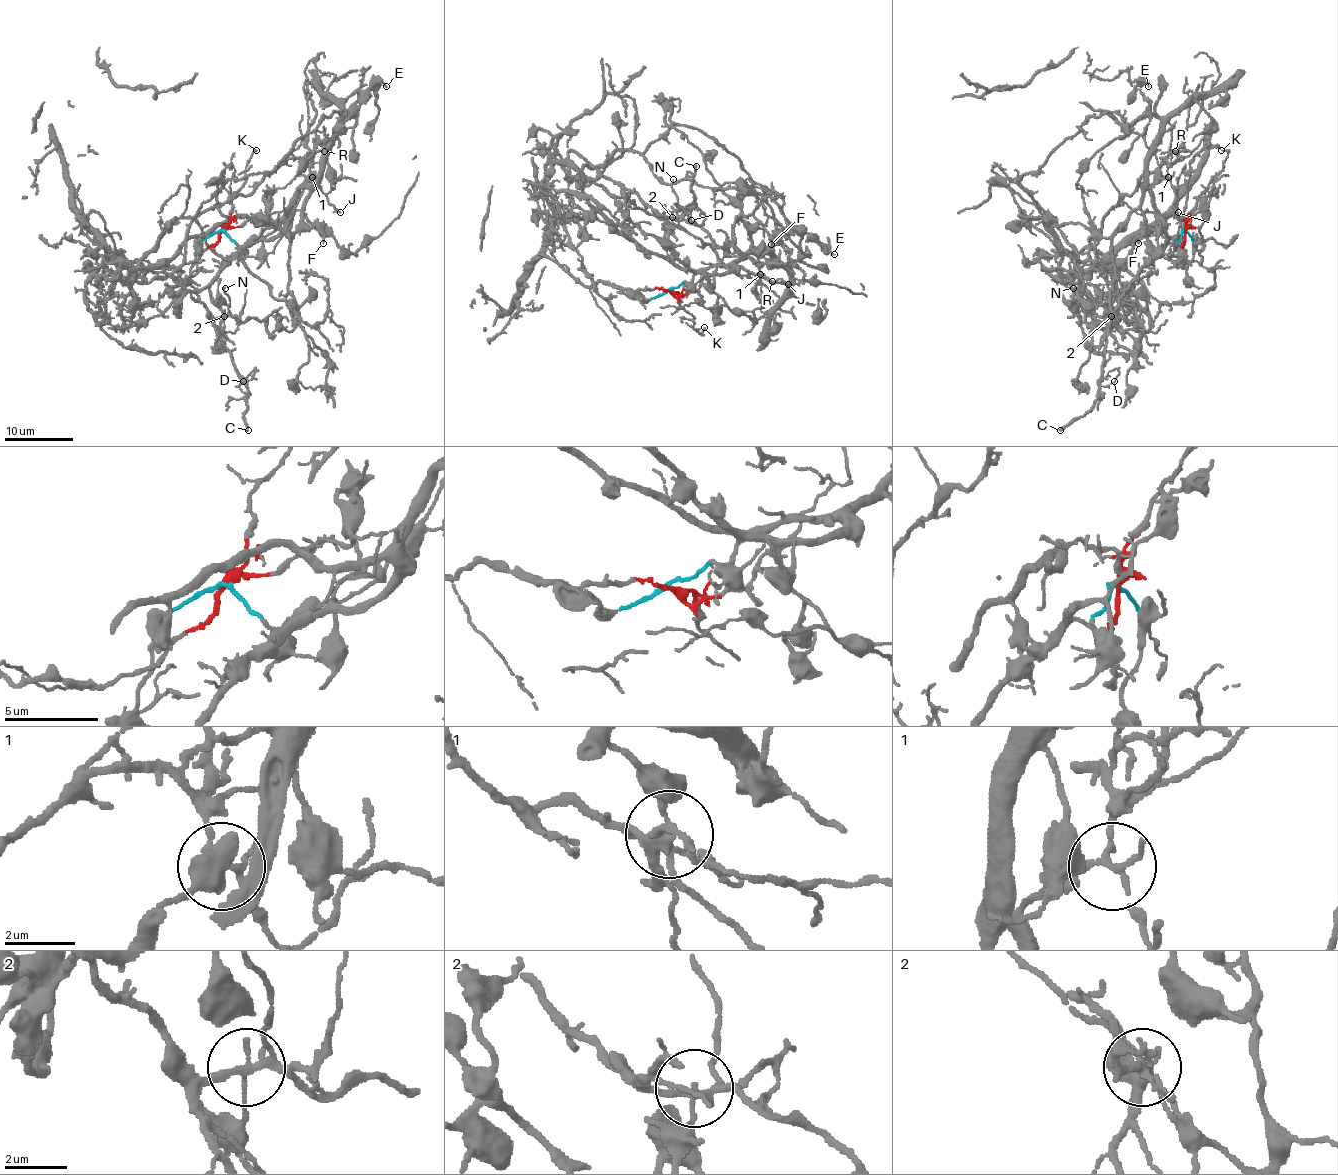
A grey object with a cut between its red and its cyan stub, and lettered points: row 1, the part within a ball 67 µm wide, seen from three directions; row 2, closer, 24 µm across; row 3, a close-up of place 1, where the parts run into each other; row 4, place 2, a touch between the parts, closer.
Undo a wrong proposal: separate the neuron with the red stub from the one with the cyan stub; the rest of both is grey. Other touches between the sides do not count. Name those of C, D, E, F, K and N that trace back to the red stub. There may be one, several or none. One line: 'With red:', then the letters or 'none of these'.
With red: C, D, K, N

